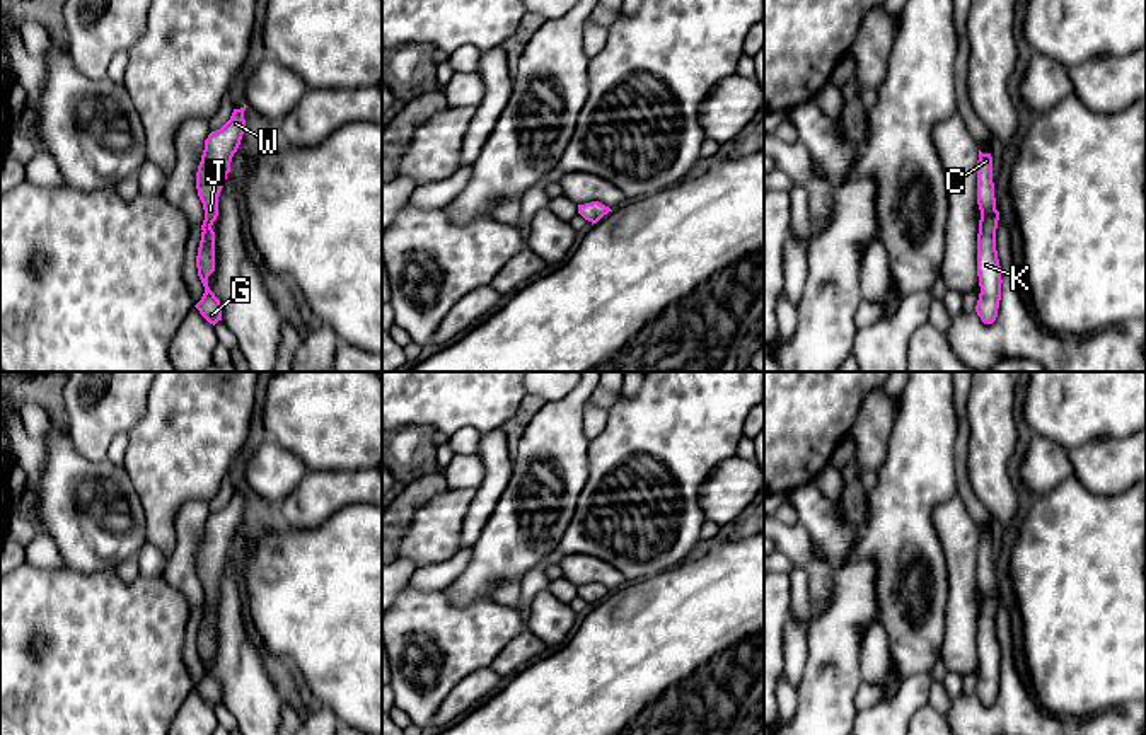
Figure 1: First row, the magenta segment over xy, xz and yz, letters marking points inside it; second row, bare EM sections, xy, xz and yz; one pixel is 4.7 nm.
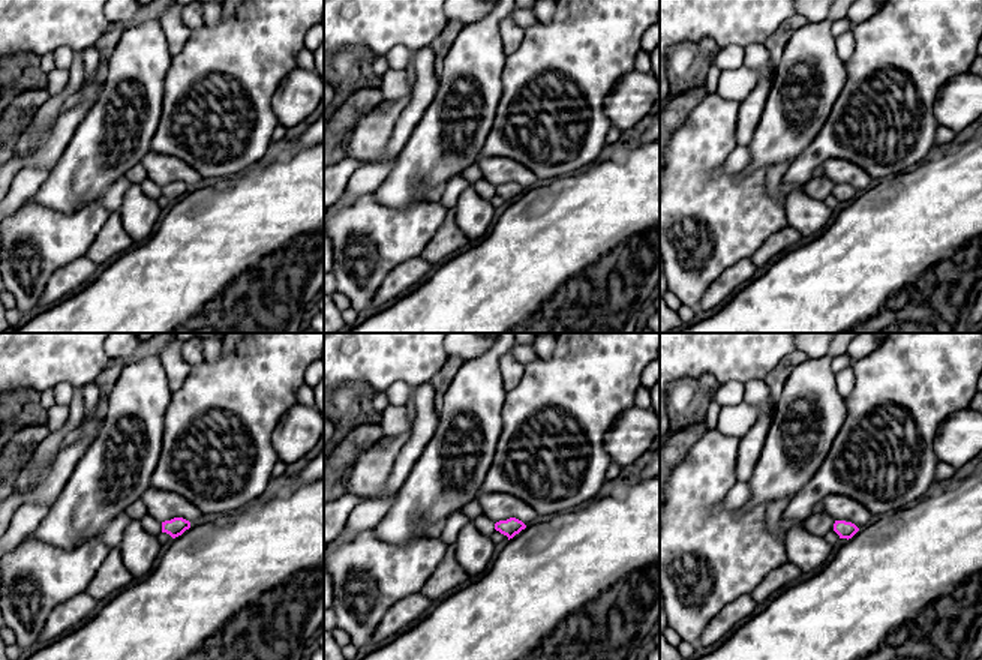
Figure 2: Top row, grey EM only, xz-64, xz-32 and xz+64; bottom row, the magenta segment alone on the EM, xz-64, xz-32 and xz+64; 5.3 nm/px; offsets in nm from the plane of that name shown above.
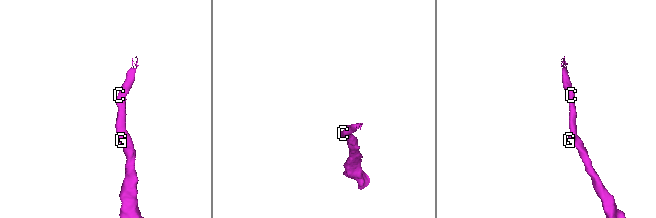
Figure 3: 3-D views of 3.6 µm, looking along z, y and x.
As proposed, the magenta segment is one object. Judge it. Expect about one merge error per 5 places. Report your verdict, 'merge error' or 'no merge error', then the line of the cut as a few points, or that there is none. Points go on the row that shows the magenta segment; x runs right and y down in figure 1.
no merge error | no cut

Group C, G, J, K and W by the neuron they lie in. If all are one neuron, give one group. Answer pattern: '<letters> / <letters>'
C G J K W

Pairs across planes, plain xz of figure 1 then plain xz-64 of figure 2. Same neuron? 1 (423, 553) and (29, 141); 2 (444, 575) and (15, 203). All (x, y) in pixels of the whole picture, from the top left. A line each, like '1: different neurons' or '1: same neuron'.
1: same neuron
2: same neuron

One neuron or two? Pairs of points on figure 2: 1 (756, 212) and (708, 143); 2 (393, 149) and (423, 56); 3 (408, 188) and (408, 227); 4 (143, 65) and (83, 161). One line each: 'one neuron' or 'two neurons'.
1: one neuron
2: one neuron
3: two neurons
4: one neuron

